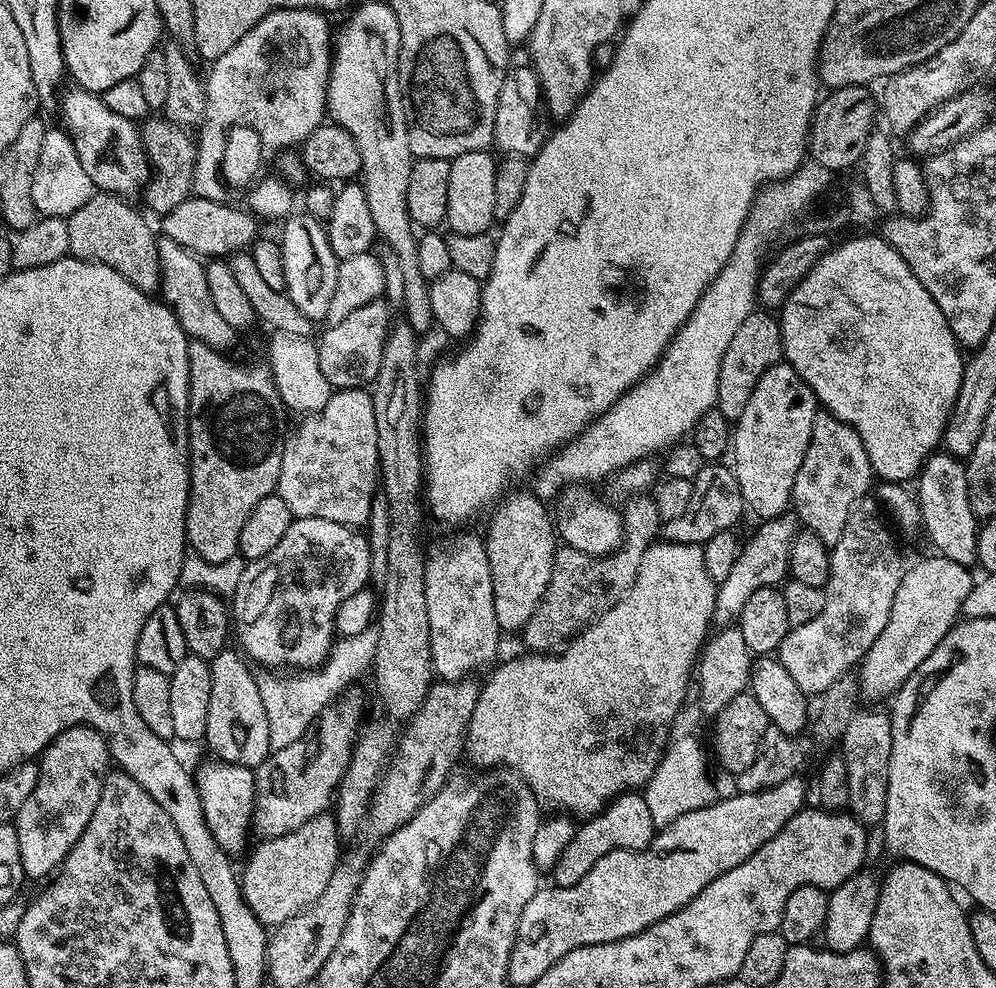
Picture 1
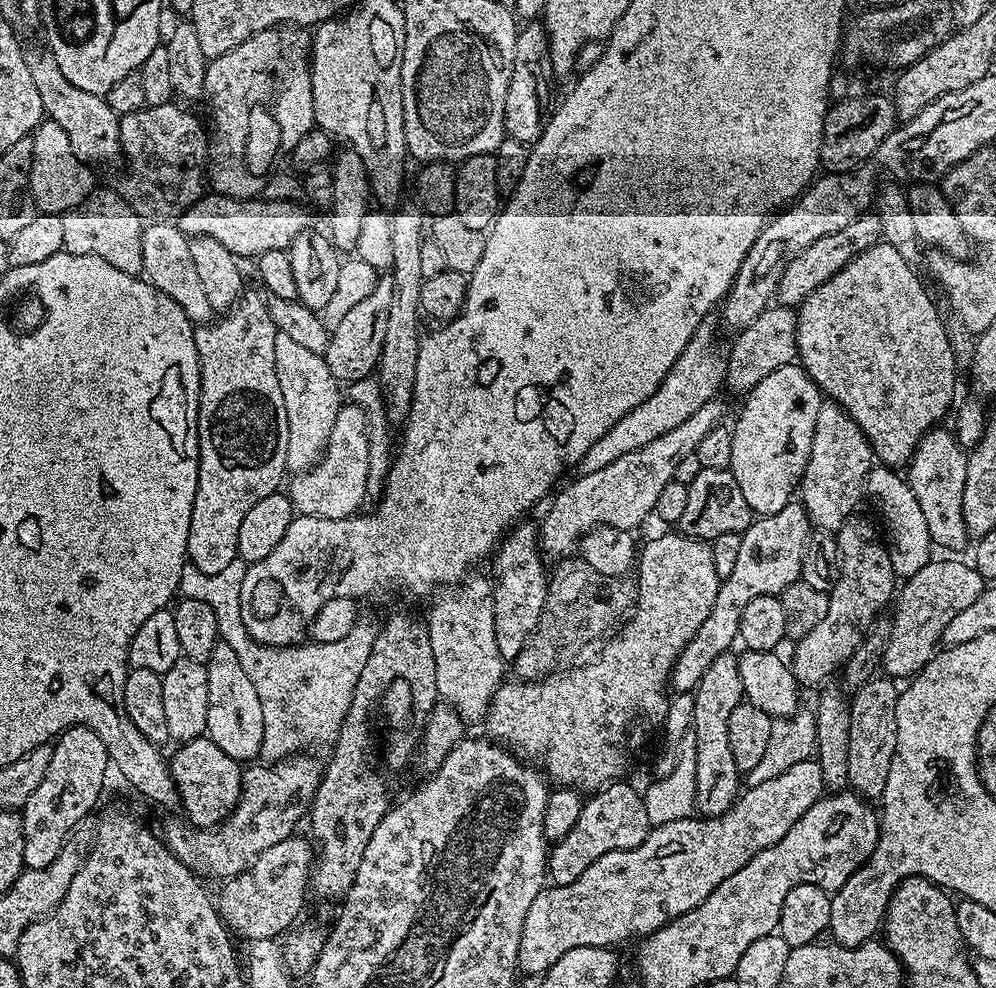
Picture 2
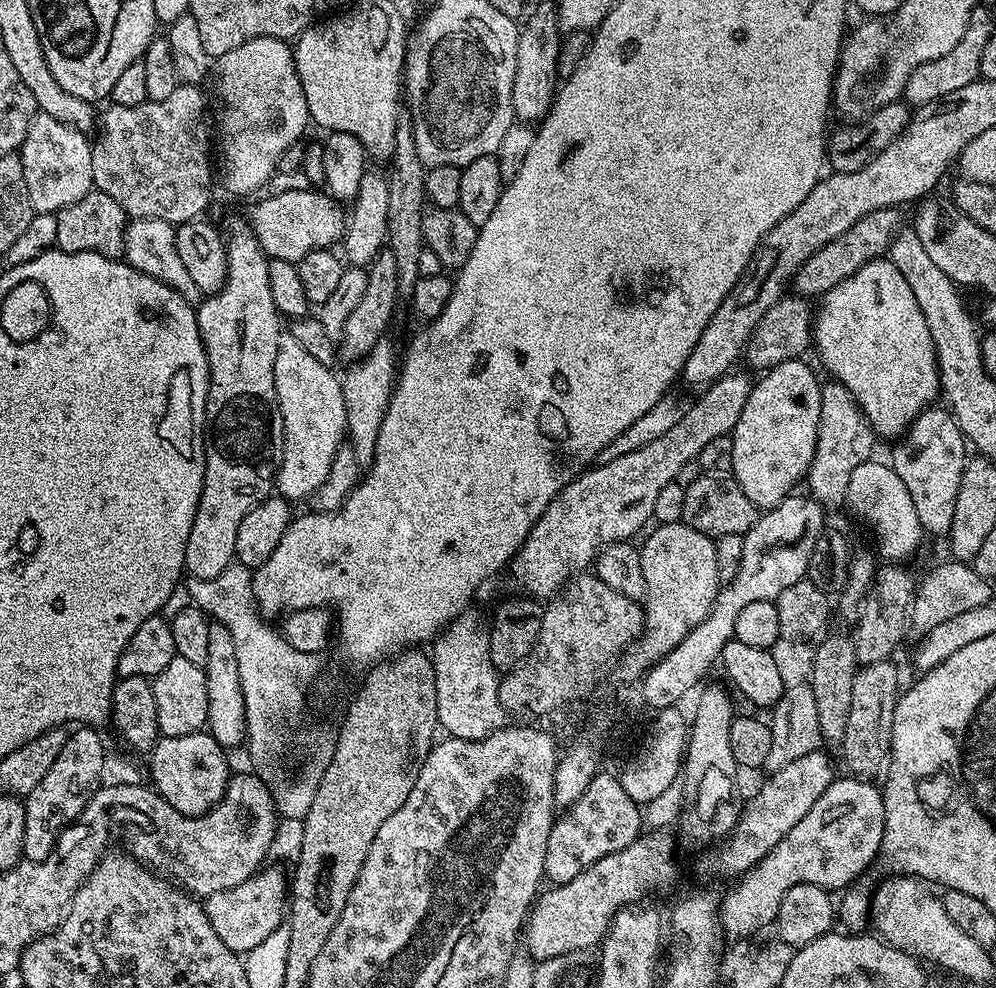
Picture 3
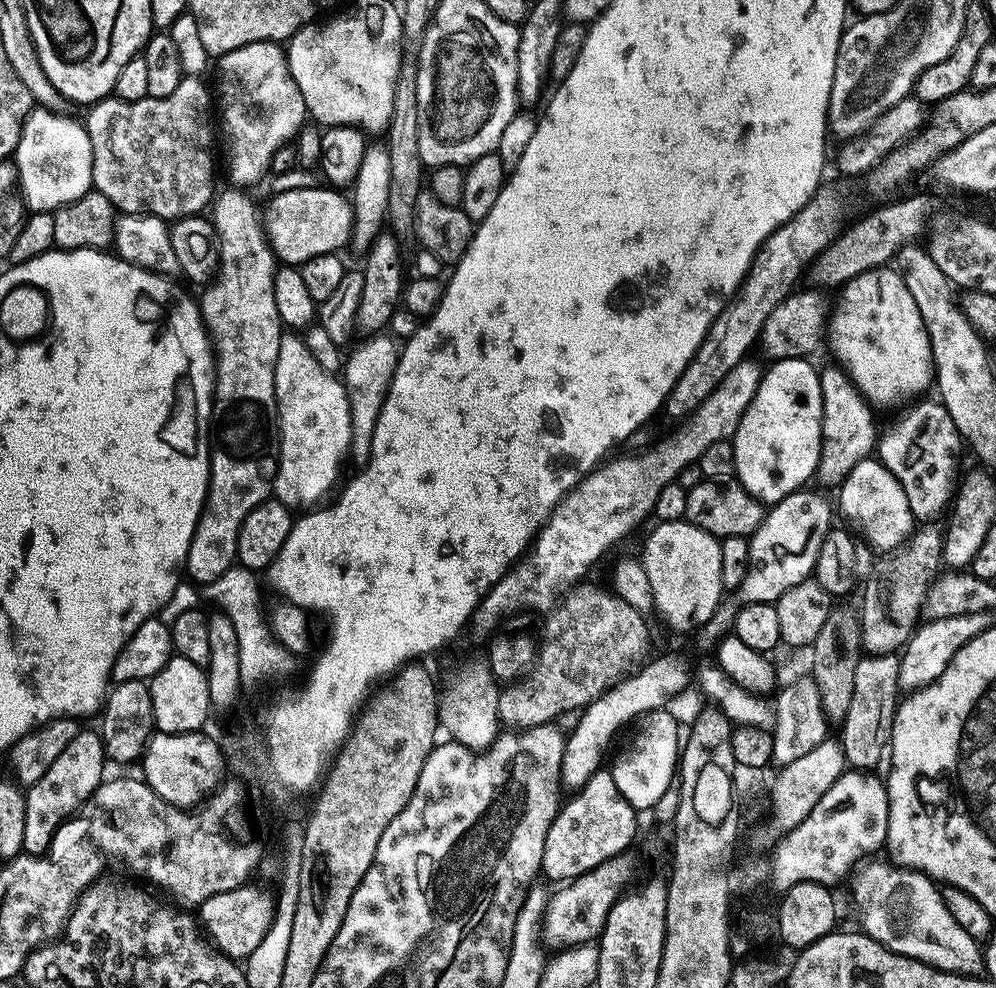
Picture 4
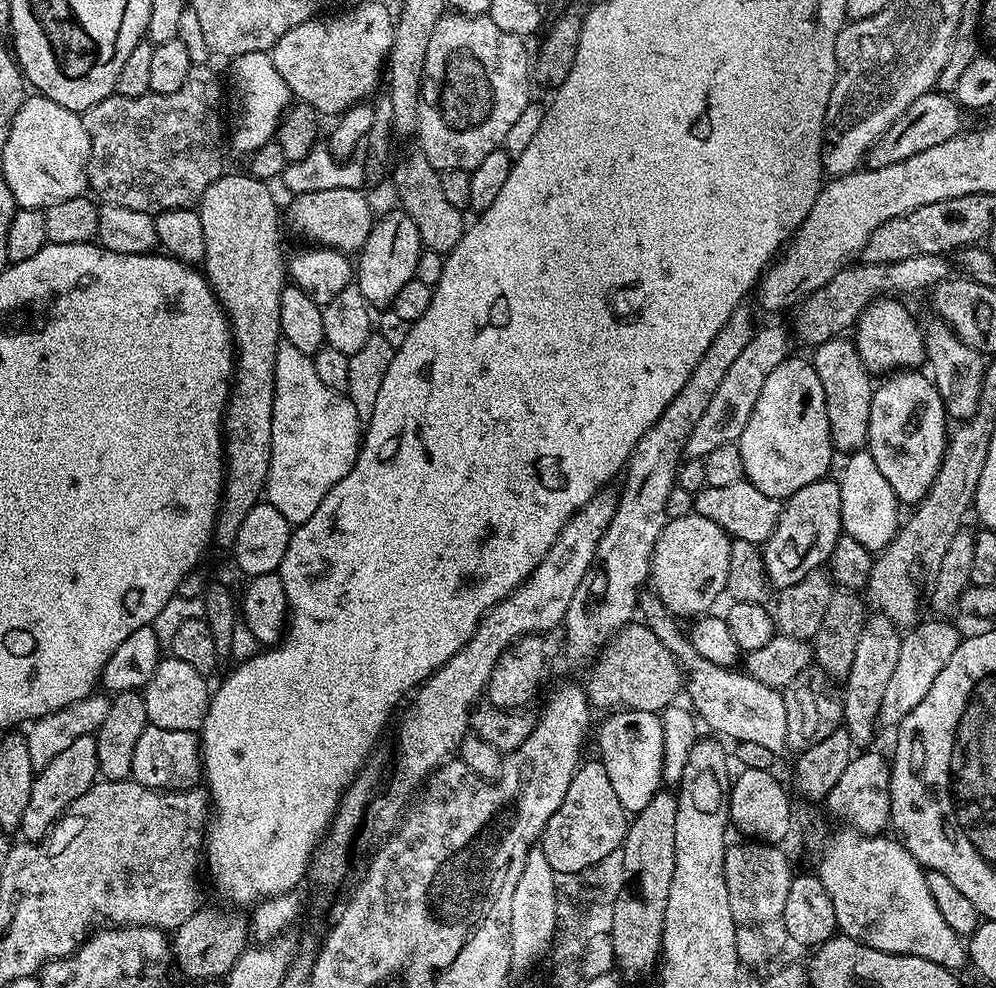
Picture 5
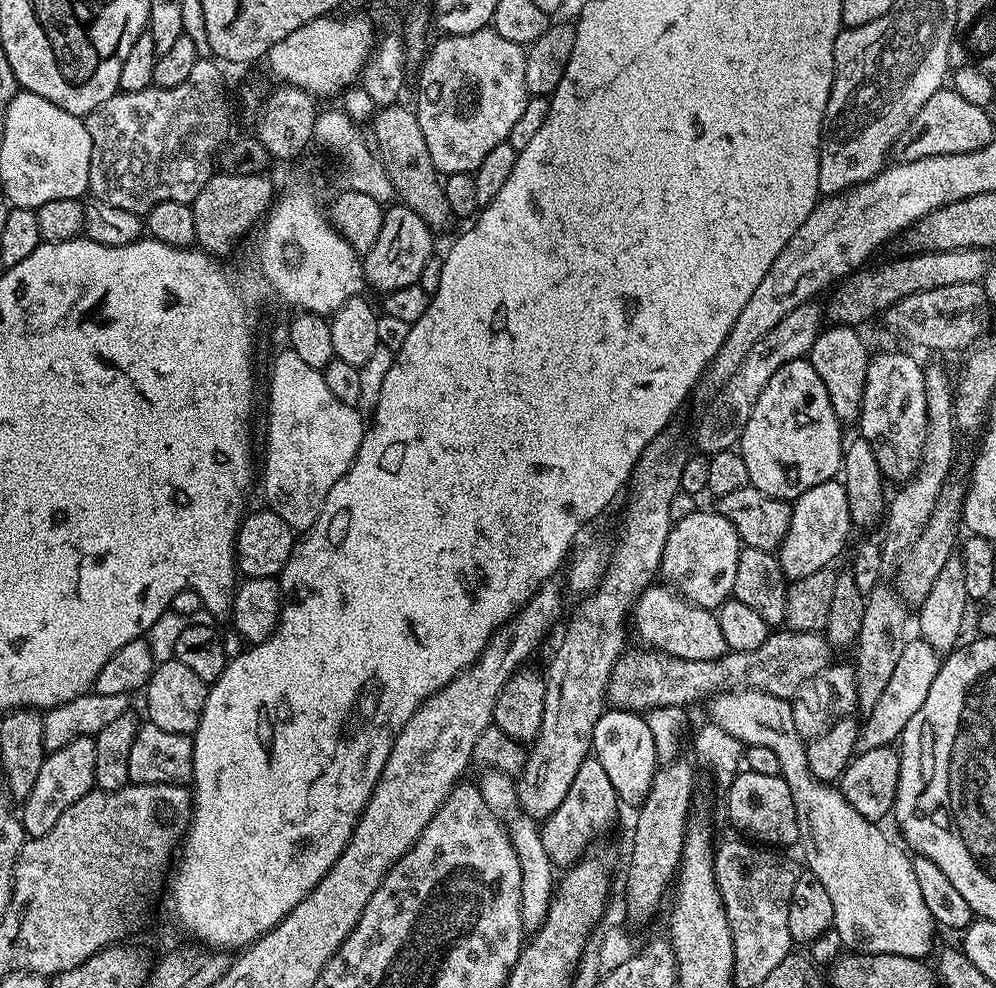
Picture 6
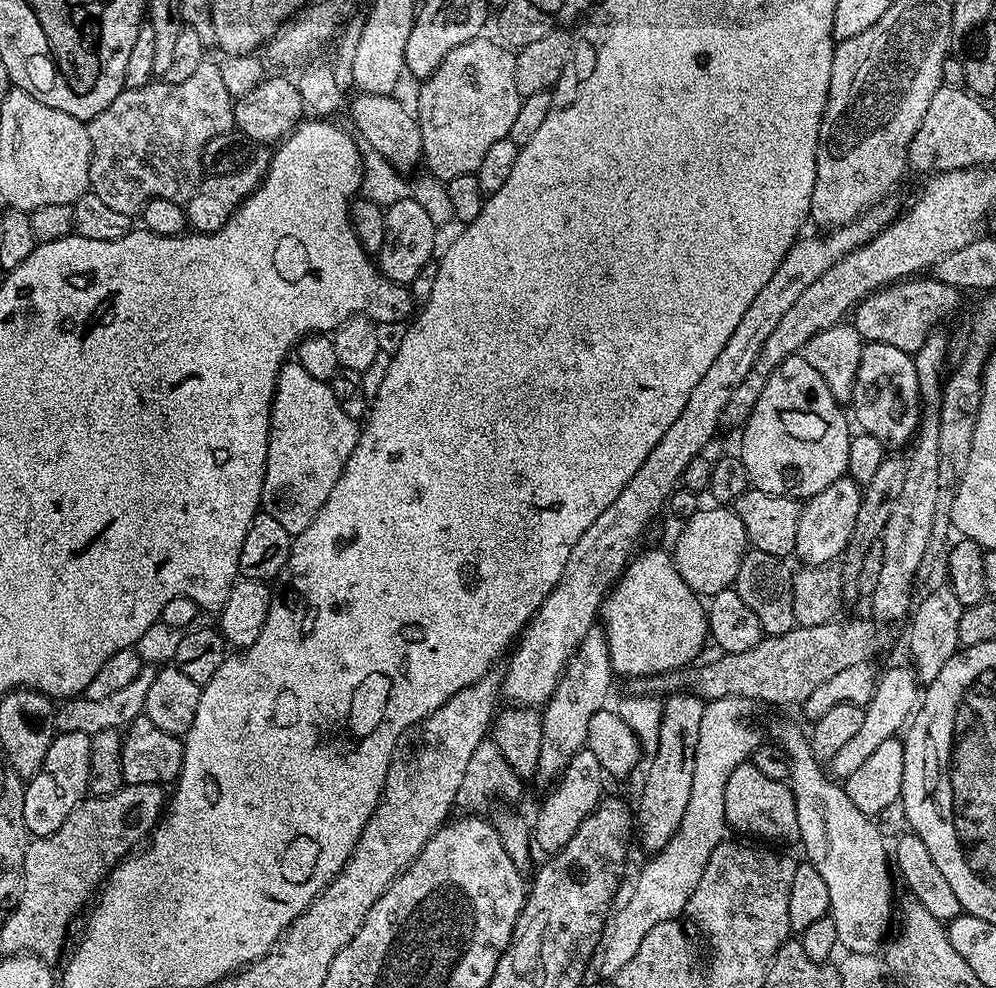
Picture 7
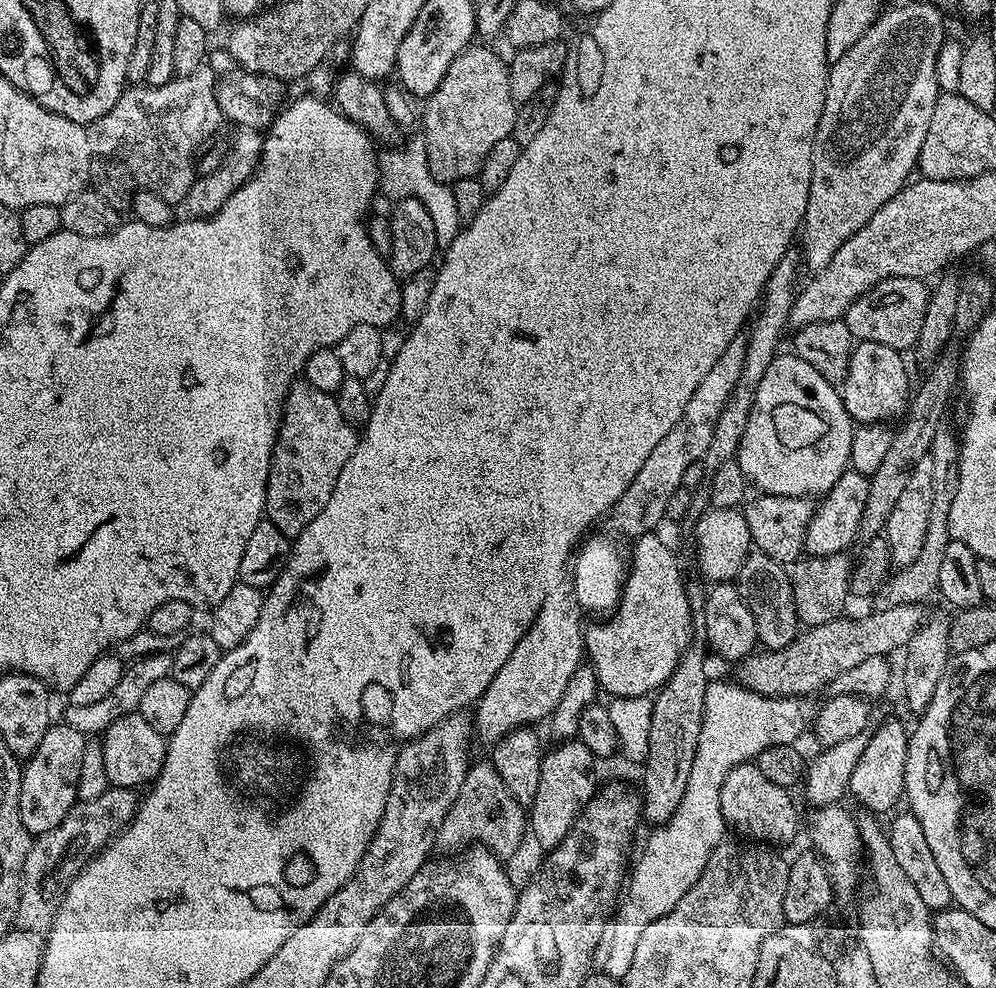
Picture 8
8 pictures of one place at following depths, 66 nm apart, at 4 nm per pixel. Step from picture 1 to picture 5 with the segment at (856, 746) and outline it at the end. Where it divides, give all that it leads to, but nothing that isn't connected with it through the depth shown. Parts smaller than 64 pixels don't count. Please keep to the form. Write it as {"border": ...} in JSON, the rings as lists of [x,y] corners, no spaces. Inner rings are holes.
{"border":[[[872,614],[865,619],[862,638],[858,638],[858,651],[854,653],[854,666],[850,666],[850,674],[842,684],[844,701],[842,727],[852,736],[853,745],[871,745],[868,743],[876,736],[876,728],[878,729],[880,724],[882,698],[890,677],[894,675],[894,665],[898,662],[901,639],[901,633],[896,625],[889,624],[883,616]]]}

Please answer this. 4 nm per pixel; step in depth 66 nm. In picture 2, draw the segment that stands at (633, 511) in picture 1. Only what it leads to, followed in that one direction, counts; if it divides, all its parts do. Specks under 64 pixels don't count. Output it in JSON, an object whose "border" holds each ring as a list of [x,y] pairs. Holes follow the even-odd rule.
{"border":[[[564,558],[548,577],[548,593],[542,618],[534,634],[516,655],[514,667],[521,681],[543,680],[561,667],[567,656],[587,646],[599,636],[607,637],[636,608],[637,581],[623,576],[607,576],[579,558]]]}

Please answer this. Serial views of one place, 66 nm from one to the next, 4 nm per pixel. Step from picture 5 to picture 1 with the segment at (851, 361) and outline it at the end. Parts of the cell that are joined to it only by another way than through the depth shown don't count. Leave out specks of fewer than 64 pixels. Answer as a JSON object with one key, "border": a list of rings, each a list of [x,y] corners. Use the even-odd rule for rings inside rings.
{"border":[[[817,411],[810,442],[806,446],[806,454],[792,491],[791,507],[797,521],[807,531],[818,534],[824,544],[834,546],[838,538],[842,538],[842,530],[846,530],[850,506],[854,506],[858,498],[869,495],[868,487],[872,488],[873,484],[874,473],[866,446],[862,446],[862,438],[858,438],[858,434],[846,426],[846,422],[826,411]]]}

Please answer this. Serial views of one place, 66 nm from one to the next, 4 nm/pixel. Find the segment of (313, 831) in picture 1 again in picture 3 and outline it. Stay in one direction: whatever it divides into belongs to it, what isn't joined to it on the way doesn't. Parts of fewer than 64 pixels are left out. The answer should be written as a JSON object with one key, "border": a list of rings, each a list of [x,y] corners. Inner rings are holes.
{"border":[[[261,867],[256,875],[246,878],[242,886],[234,886],[230,890],[218,890],[218,894],[210,894],[203,901],[204,913],[210,918],[210,926],[226,942],[231,952],[246,954],[254,950],[265,938],[270,938],[278,925],[285,923],[286,905],[290,900],[290,884],[284,880],[284,872],[280,868]]]}

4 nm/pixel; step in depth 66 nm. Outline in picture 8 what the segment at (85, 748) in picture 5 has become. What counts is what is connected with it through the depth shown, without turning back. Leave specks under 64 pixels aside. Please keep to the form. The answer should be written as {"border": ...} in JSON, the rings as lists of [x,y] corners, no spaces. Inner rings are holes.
{"border":[[[63,722],[53,723],[46,730],[38,750],[23,761],[20,773],[20,817],[22,826],[33,837],[54,830],[66,818],[66,814],[77,804],[78,773],[82,771],[84,737],[74,726]]]}

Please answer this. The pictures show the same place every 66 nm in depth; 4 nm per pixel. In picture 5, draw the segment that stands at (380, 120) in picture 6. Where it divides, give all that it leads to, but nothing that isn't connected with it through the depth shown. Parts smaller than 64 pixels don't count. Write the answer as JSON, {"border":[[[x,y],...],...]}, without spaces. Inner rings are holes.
{"border":[[[419,150],[406,153],[392,172],[392,184],[400,195],[399,207],[412,219],[414,226],[418,226],[421,245],[430,252],[452,252],[465,234],[465,213],[454,207],[445,197],[440,172],[429,162],[426,154]]]}

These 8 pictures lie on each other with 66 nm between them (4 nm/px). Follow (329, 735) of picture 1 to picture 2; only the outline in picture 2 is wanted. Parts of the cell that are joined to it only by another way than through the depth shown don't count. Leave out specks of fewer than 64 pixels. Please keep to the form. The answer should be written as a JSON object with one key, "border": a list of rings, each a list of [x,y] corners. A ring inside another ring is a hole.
{"border":[[[297,754],[288,756],[284,760],[275,762],[252,762],[243,769],[242,786],[236,808],[223,824],[211,830],[190,830],[189,825],[183,819],[168,820],[164,824],[162,839],[168,848],[184,865],[197,874],[209,872],[212,876],[224,876],[231,878],[244,872],[255,862],[262,850],[270,850],[278,842],[282,842],[287,836],[293,835],[300,824],[300,819],[309,815],[312,800],[316,797],[316,791],[320,785],[322,775],[321,761],[316,761],[312,754]]]}

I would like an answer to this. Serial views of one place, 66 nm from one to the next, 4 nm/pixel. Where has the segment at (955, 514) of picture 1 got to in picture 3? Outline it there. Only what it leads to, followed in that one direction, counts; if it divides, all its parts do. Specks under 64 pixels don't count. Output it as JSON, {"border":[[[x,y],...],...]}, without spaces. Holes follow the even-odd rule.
{"border":[[[929,406],[917,416],[907,432],[895,441],[890,466],[902,478],[910,492],[911,501],[918,512],[923,531],[930,537],[947,537],[954,522],[954,502],[958,498],[958,486],[962,482],[966,455],[966,439],[960,432],[951,411]]]}

